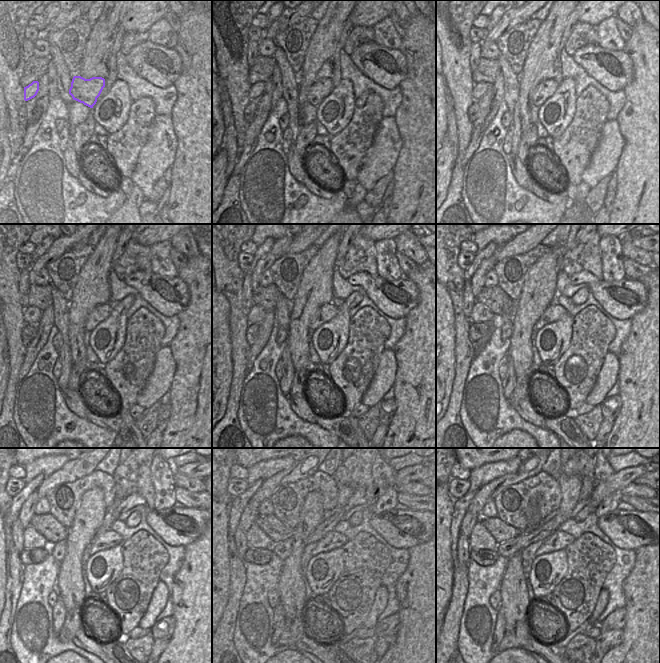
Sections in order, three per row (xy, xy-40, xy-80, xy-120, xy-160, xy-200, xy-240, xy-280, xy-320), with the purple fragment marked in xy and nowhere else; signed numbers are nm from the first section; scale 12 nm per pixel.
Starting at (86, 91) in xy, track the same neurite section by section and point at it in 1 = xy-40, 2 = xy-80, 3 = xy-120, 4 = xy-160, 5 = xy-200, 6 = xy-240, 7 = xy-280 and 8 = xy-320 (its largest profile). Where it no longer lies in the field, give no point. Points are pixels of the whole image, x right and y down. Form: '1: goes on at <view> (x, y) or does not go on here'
1: goes on at xy-40 (318, 91)
2: goes on at xy-80 (546, 88)
3: goes on at xy-120 (101, 312)
4: goes on at xy-160 (328, 311)
5: goes on at xy-200 (554, 312)
6: goes on at xy-240 (108, 539)
7: goes on at xy-280 (332, 540)
8: goes on at xy-320 (558, 540)

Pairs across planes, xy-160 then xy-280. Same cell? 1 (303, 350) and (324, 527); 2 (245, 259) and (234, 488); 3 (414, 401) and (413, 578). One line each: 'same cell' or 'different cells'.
1: different cells
2: same cell
3: same cell

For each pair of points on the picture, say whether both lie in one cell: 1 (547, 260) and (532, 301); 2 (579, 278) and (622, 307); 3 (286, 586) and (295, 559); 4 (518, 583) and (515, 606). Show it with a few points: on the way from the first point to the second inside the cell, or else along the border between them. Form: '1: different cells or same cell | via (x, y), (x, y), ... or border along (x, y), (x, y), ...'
1: same cell | via (544, 270), (540, 280), (539, 291)
2: same cell | via (590, 280), (611, 298)
3: same cell | via (291, 579), (291, 566)
4: same cell | via (515, 589), (515, 600)

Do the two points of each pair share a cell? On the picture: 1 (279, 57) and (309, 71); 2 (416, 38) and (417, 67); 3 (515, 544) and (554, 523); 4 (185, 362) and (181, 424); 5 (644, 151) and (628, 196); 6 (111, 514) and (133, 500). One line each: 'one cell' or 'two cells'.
1: two cells
2: one cell
3: one cell
4: one cell
5: one cell
6: one cell

